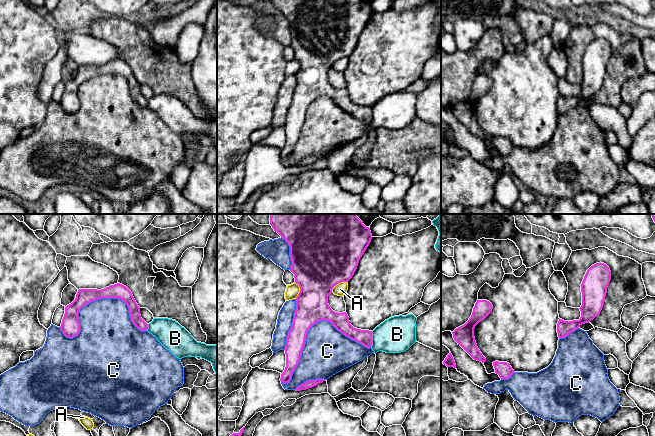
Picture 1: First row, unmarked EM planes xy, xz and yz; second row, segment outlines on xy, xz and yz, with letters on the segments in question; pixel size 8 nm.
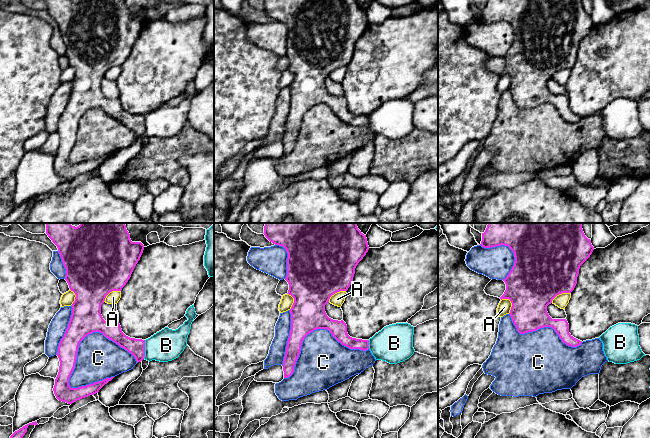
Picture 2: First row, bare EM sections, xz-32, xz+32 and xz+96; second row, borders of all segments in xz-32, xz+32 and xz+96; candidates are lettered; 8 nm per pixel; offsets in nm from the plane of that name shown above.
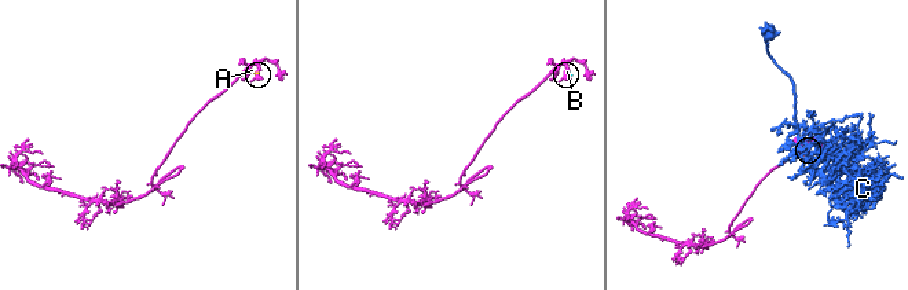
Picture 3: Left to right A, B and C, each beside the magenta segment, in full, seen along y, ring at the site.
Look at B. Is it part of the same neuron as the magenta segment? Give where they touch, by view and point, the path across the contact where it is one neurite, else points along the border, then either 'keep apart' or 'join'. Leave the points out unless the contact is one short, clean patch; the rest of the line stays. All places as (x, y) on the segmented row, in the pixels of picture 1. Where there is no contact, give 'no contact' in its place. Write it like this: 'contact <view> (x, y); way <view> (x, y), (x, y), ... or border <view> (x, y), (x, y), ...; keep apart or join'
contact xz (371, 339); keep apart

